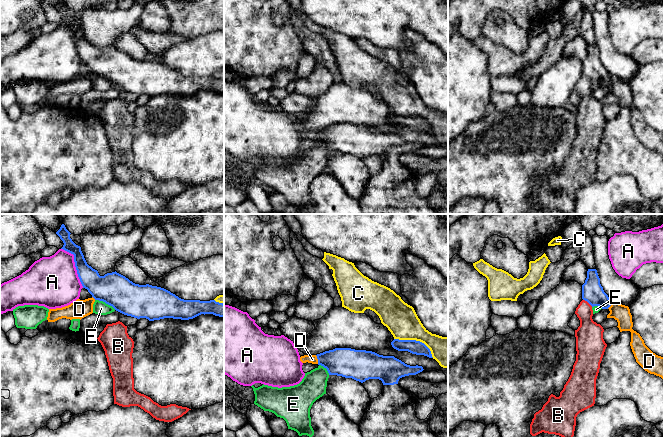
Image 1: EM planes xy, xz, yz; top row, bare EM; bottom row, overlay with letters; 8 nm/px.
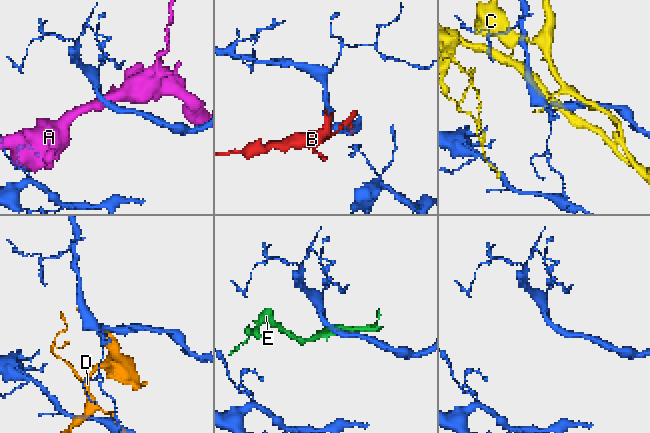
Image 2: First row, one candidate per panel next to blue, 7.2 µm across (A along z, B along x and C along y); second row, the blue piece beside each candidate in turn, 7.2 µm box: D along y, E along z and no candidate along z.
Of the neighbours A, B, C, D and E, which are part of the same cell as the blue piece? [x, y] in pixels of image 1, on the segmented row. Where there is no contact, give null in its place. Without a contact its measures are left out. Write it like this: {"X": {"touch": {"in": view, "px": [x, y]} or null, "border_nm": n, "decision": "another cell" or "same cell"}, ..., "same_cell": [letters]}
{"A": {"touch": {"in": "xy", "px": [75, 265]}, "border_nm": 360, "decision": "another cell"}, "B": {"touch": {"in": "yz", "px": [588, 302]}, "border_nm": 100, "decision": "another cell"}, "C": {"touch": {"in": "xz", "px": [415, 340]}, "border_nm": 360, "decision": "another cell"}, "D": {"touch": {"in": "xz", "px": [317, 358]}, "border_nm": 80, "decision": "another cell"}, "E": {"touch": {"in": "xy", "px": [105, 302]}, "border_nm": 190, "decision": "another cell"}, "same_cell": []}

